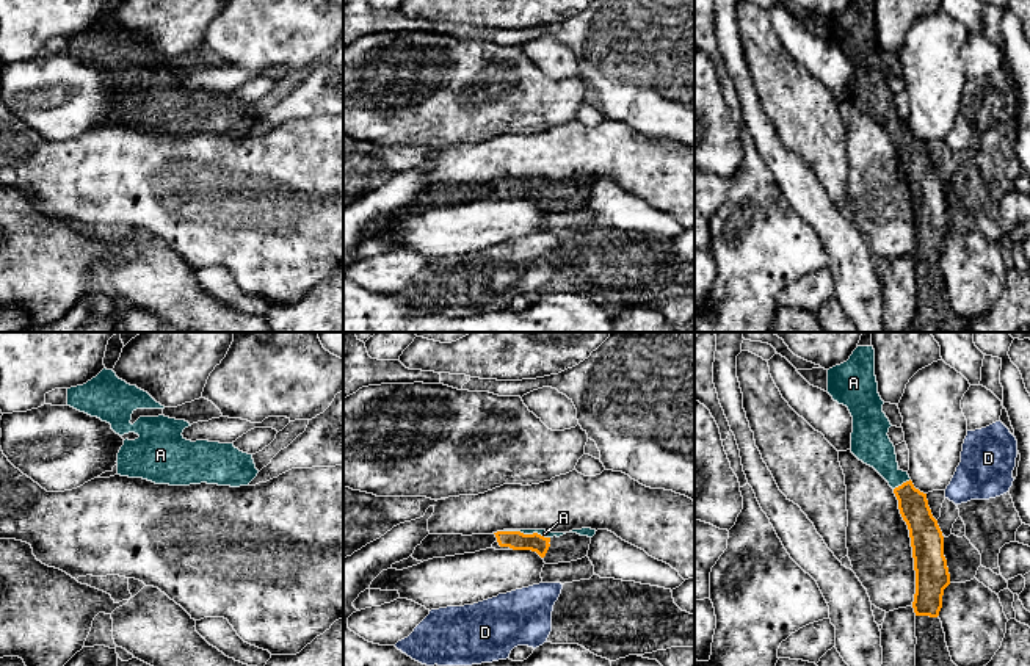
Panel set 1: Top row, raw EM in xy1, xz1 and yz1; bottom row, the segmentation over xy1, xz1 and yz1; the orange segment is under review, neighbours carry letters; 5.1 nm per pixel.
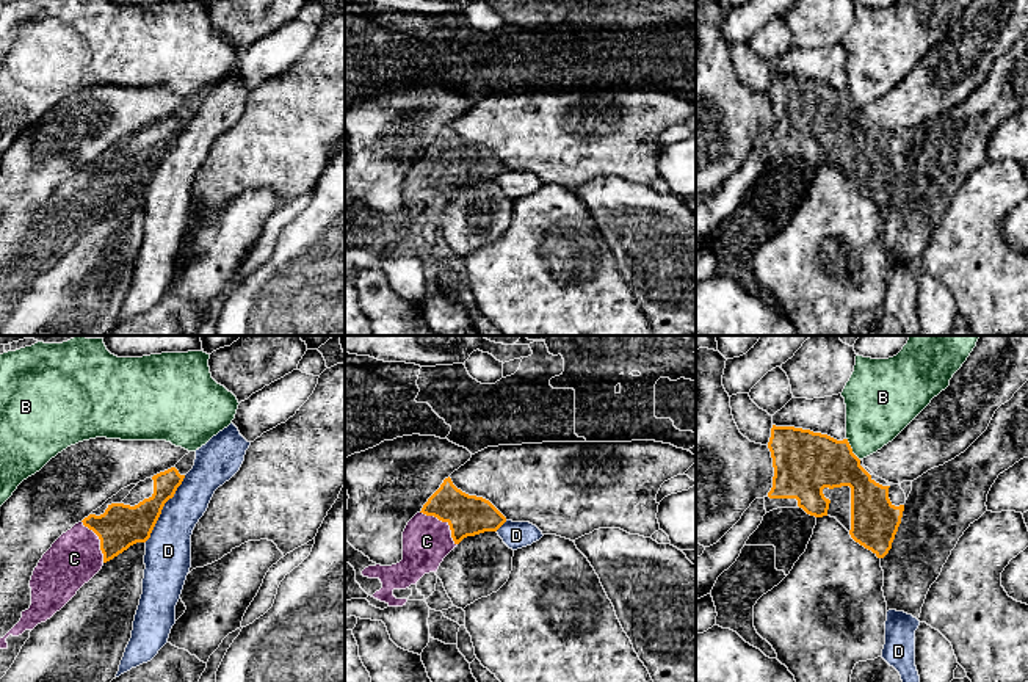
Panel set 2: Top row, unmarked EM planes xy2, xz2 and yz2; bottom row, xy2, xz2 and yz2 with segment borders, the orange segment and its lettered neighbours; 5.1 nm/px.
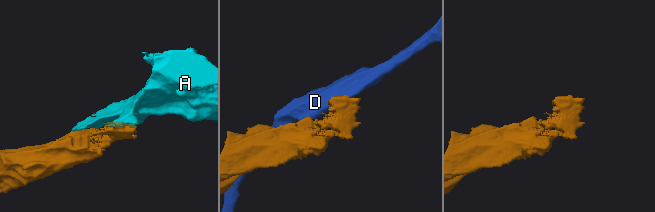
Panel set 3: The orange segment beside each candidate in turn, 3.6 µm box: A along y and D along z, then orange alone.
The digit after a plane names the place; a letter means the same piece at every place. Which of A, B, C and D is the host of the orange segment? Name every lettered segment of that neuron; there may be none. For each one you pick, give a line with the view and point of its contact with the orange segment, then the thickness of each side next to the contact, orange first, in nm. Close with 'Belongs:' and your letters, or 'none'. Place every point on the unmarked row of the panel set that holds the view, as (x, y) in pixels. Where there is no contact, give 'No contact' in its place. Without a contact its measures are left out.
A: Touches orange at xz1 (527, 184). Thickness 100 nm (orange) against 40 nm
C: Touches orange at xz2 (444, 170). Thickness 200 nm (orange) against 240 nm
Belongs: A, C

